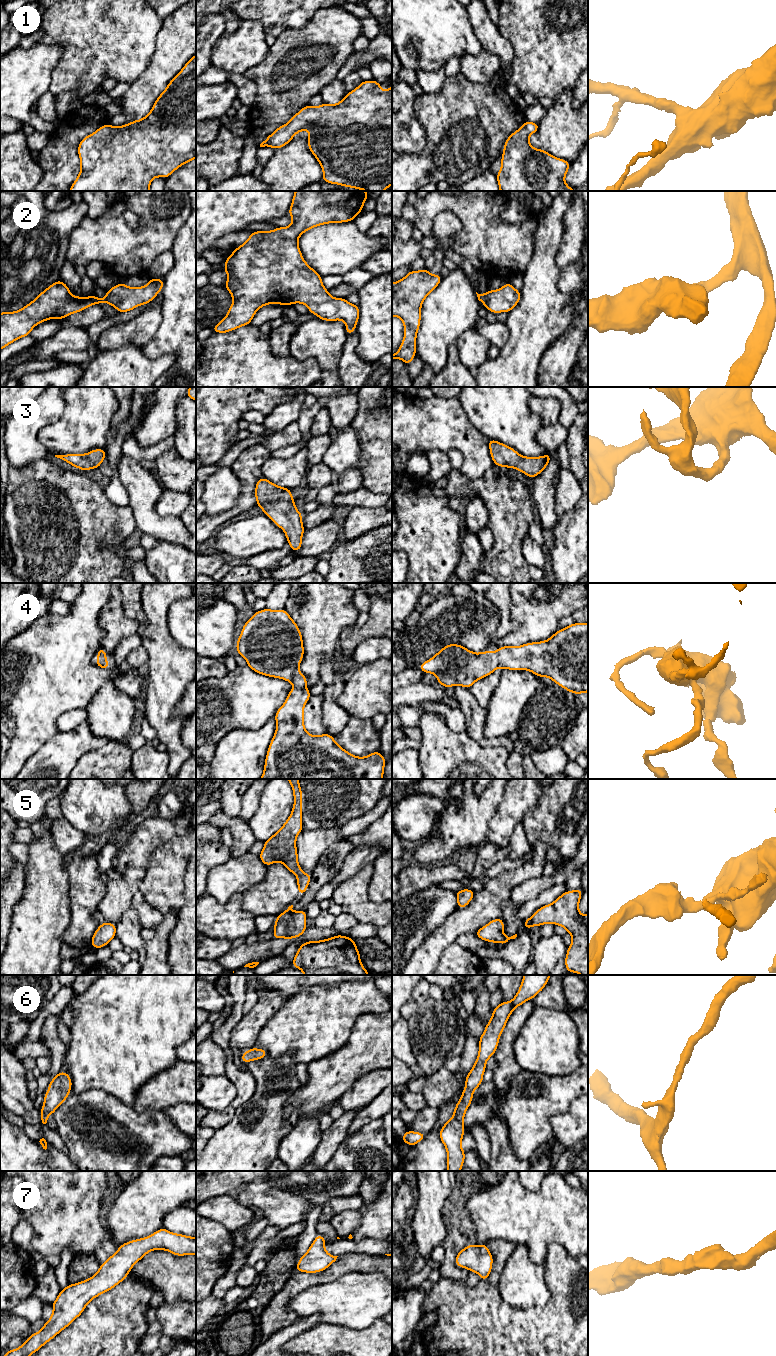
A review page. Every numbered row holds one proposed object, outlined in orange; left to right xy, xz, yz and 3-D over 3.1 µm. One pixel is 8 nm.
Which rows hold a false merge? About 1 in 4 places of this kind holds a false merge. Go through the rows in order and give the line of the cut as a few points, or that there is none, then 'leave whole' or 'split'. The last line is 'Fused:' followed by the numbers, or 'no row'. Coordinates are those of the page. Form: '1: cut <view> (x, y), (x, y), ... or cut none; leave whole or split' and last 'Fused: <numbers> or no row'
1: cut none; leave whole
2: cut none; leave whole
3: cut none; leave whole
4: cut none; leave whole
5: cut none; leave whole
6: cut none; leave whole
7: cut none; leave whole
Fused: no row

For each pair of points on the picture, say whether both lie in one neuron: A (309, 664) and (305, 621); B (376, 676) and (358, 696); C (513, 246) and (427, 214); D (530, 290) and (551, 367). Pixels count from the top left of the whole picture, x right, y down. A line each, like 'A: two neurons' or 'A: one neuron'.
A: one neuron
B: one neuron
C: one neuron
D: two neurons

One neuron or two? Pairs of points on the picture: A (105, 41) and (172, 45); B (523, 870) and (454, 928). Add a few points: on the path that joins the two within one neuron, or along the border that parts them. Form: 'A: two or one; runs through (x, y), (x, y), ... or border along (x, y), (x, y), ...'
A: two; border along (161, 21), (156, 36), (156, 47), (147, 66)
B: one; runs through (506, 881), (471, 916)

